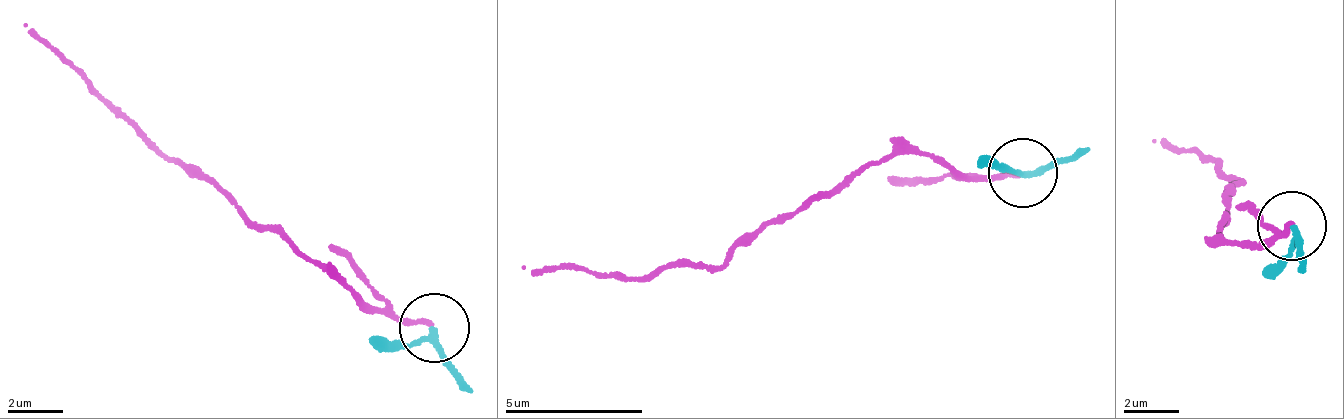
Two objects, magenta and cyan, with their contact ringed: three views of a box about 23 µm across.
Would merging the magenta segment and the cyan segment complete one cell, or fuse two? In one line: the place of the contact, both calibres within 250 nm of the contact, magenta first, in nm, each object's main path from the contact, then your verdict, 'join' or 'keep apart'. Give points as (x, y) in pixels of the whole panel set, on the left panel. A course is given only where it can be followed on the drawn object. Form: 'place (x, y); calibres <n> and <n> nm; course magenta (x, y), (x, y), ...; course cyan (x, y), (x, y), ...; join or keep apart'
place (434, 327); calibres 150 and 170 nm; course magenta (432, 326), (360, 308), (335, 280), (230, 190), (163, 152), (97, 97), (28, 23); course cyan (432, 326), (443, 367), (474, 394); keep apart

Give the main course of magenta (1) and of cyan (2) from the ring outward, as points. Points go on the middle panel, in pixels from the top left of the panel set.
1: (1020, 174), (952, 173), (909, 150), (781, 214), (714, 265), (630, 280), (524, 266)
2: (1020, 174), (1092, 147)

